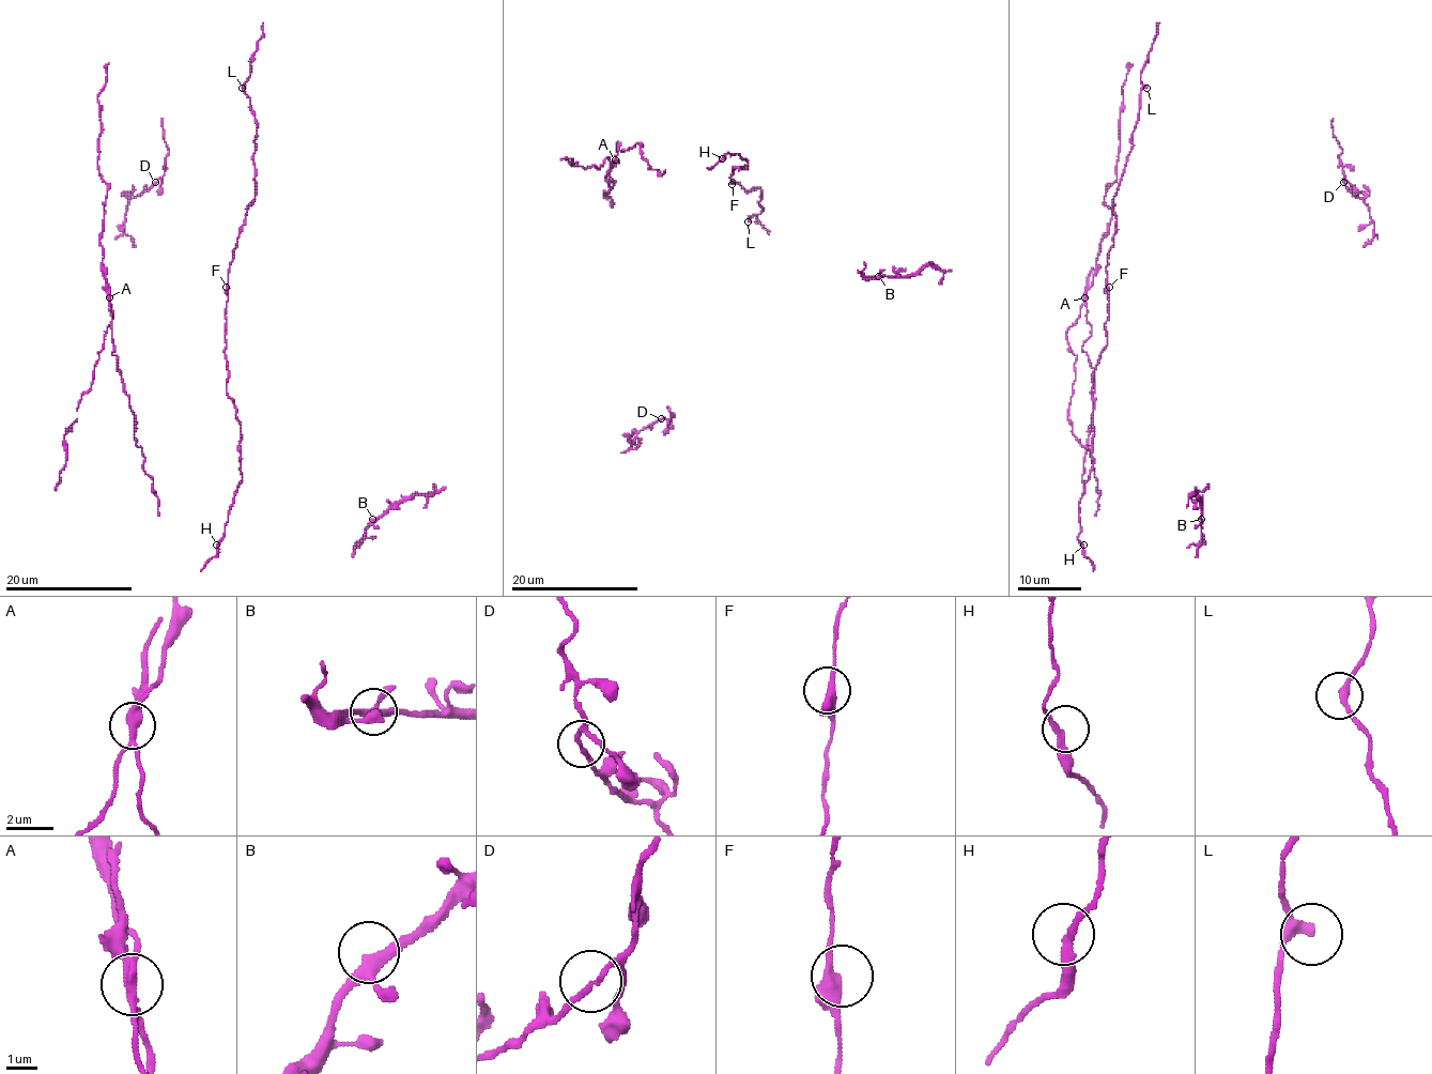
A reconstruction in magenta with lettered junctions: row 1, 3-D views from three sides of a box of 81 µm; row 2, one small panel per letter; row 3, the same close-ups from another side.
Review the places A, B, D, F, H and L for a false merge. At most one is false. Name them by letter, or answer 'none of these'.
A

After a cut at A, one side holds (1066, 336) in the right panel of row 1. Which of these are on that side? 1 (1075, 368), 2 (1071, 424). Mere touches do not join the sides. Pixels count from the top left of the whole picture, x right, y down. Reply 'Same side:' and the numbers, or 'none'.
Same side: 1, 2

